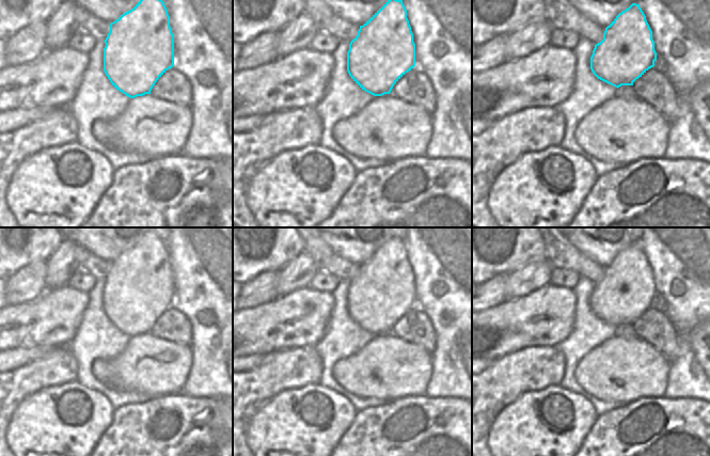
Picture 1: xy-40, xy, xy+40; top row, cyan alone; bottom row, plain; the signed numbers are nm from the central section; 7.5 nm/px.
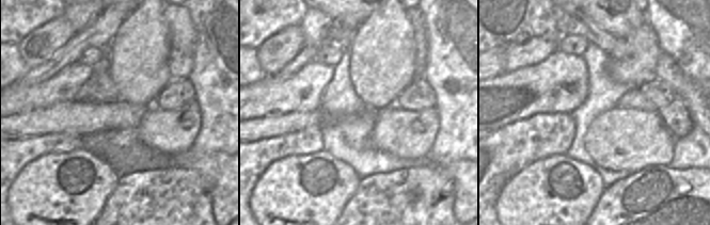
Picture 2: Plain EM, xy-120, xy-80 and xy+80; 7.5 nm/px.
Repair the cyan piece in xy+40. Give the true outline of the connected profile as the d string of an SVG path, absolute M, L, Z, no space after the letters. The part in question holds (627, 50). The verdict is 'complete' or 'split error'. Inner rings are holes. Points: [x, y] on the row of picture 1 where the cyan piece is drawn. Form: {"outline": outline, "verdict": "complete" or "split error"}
{"outline": "M632 3L605 28L603 40L593 50L590 69L618 89L633 85L656 60L652 31L640 4Z", "verdict": "complete"}

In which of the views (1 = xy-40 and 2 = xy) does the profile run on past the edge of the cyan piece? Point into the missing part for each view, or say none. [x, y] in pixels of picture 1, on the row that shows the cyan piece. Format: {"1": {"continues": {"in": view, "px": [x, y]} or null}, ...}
{"1": {"continues": null}, "2": {"continues": null}}

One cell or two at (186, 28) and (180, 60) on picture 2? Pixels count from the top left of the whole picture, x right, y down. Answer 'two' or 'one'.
one

